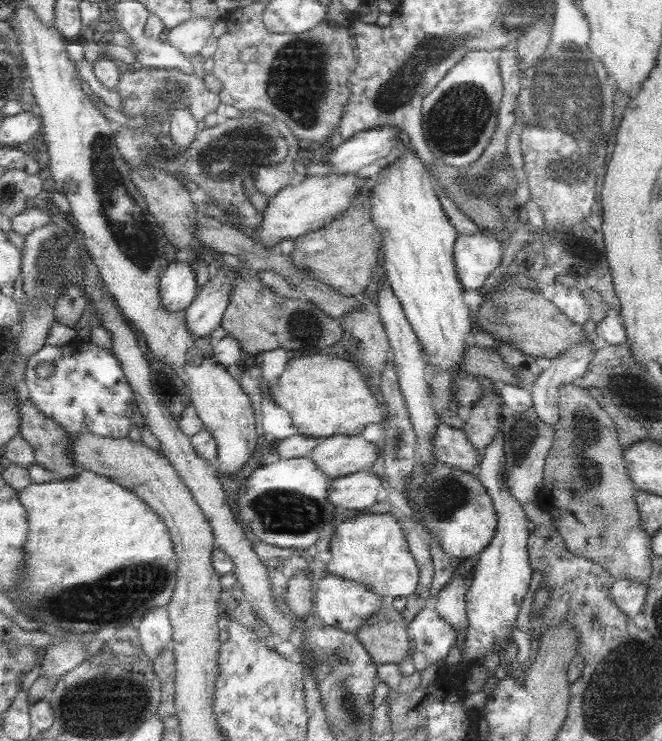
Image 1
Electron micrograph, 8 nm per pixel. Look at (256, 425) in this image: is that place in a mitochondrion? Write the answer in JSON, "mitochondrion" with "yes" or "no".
{"mitochondrion":"no"}

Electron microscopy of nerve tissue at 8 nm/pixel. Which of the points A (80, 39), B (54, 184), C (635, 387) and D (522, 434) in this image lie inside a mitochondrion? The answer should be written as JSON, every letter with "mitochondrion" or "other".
{"A":"other","B":"other","C":"other","D":"mitochondrion"}

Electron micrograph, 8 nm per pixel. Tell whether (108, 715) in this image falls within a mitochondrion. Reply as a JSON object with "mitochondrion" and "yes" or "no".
{"mitochondrion":"yes"}

